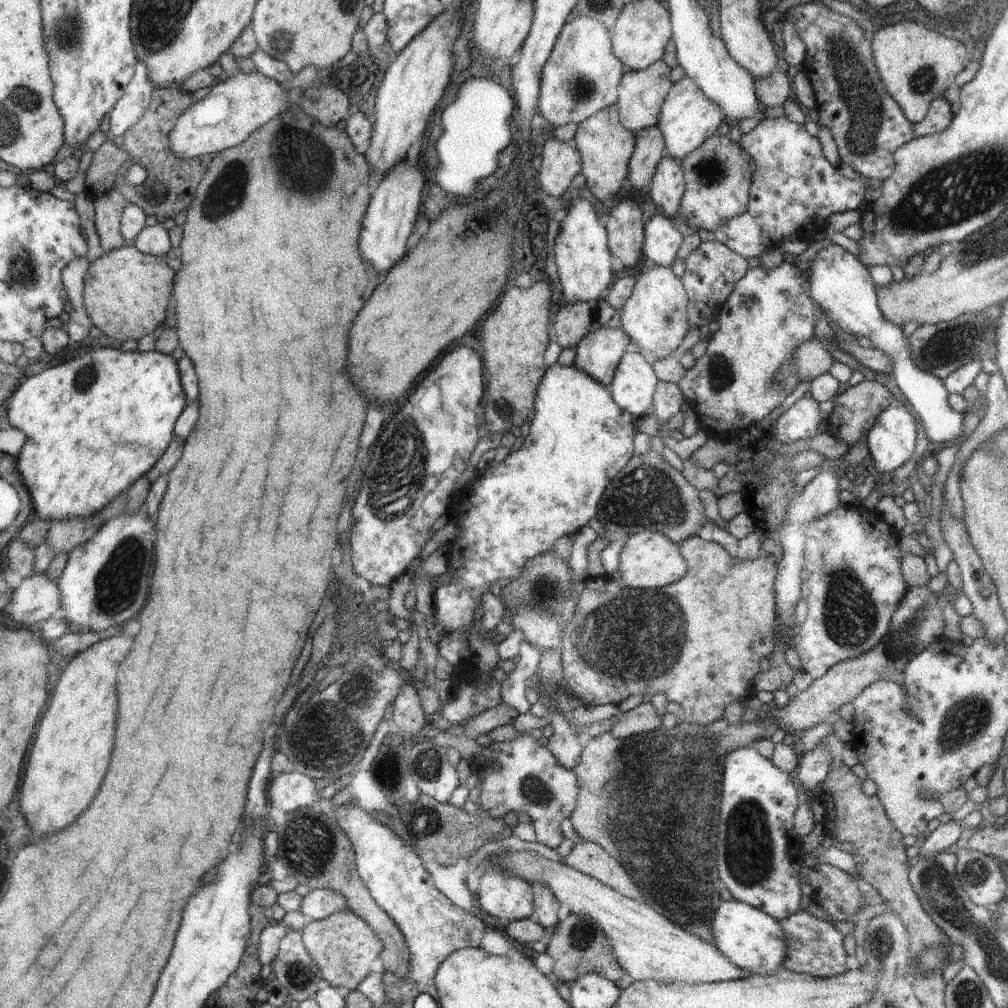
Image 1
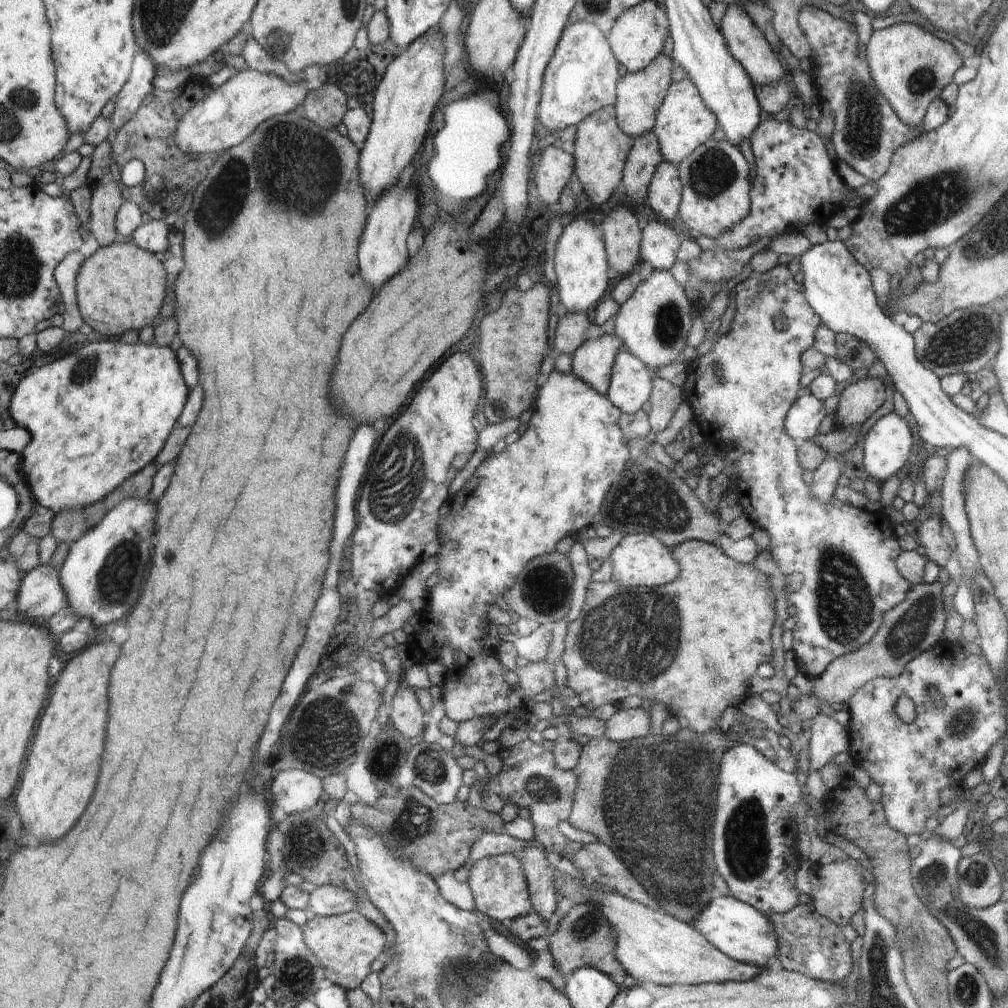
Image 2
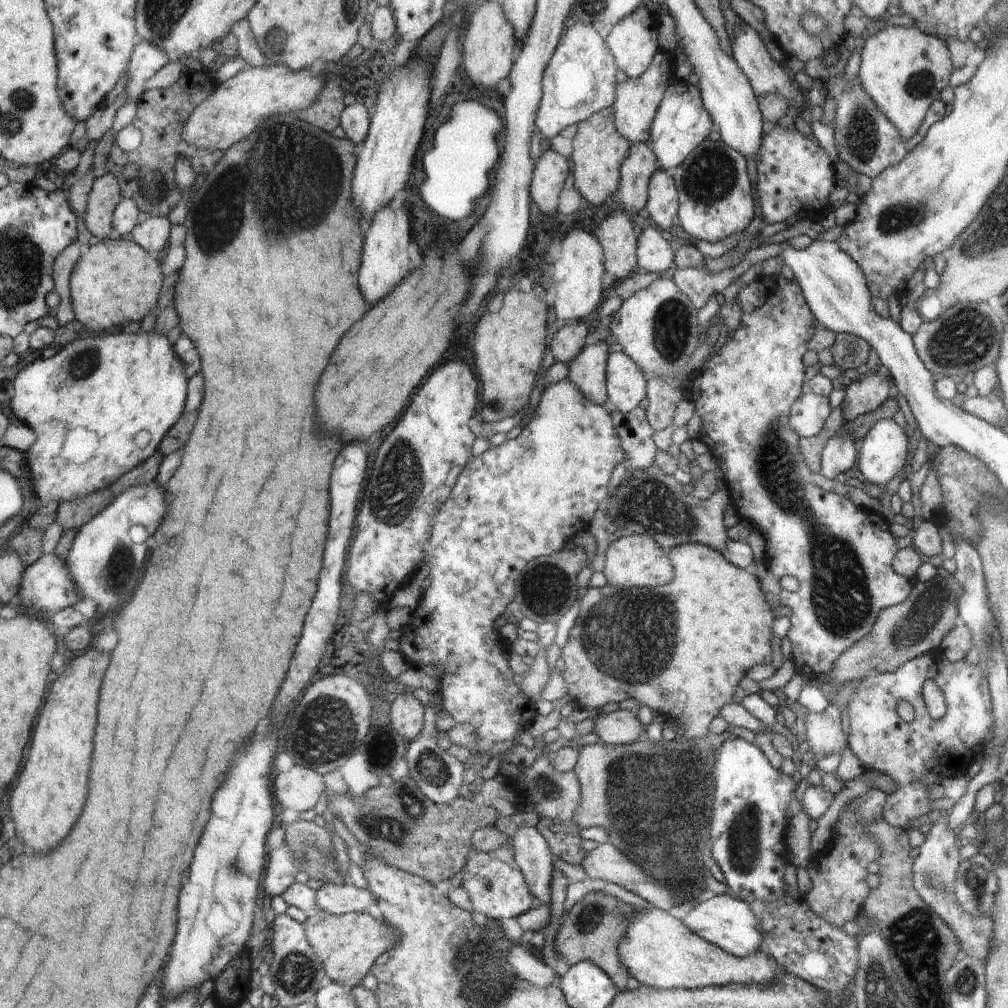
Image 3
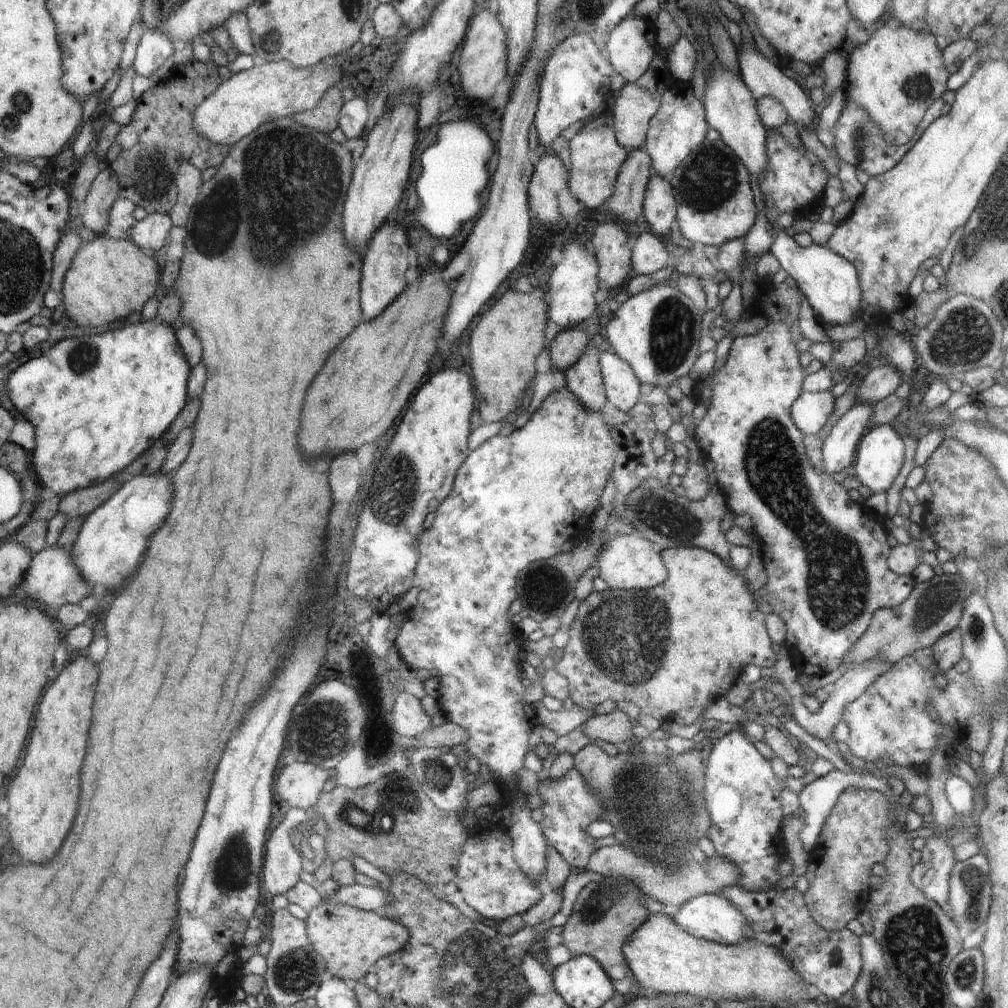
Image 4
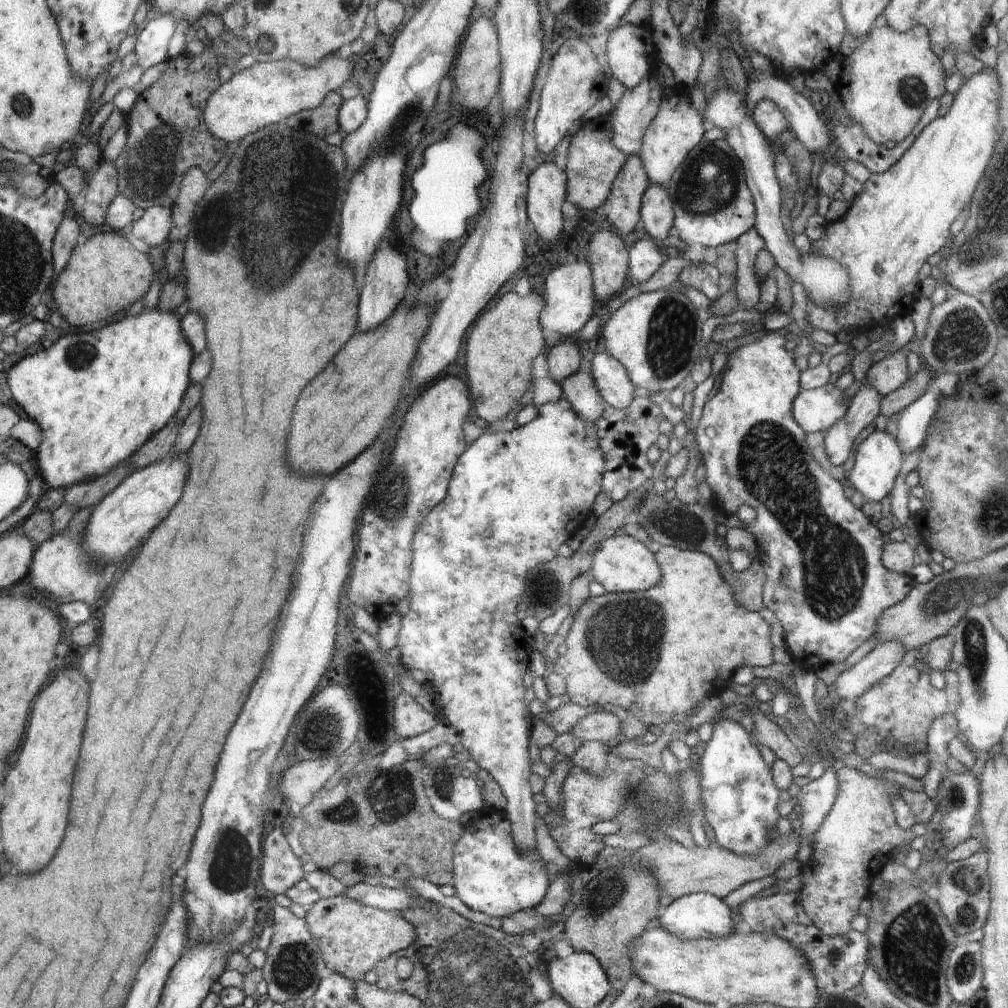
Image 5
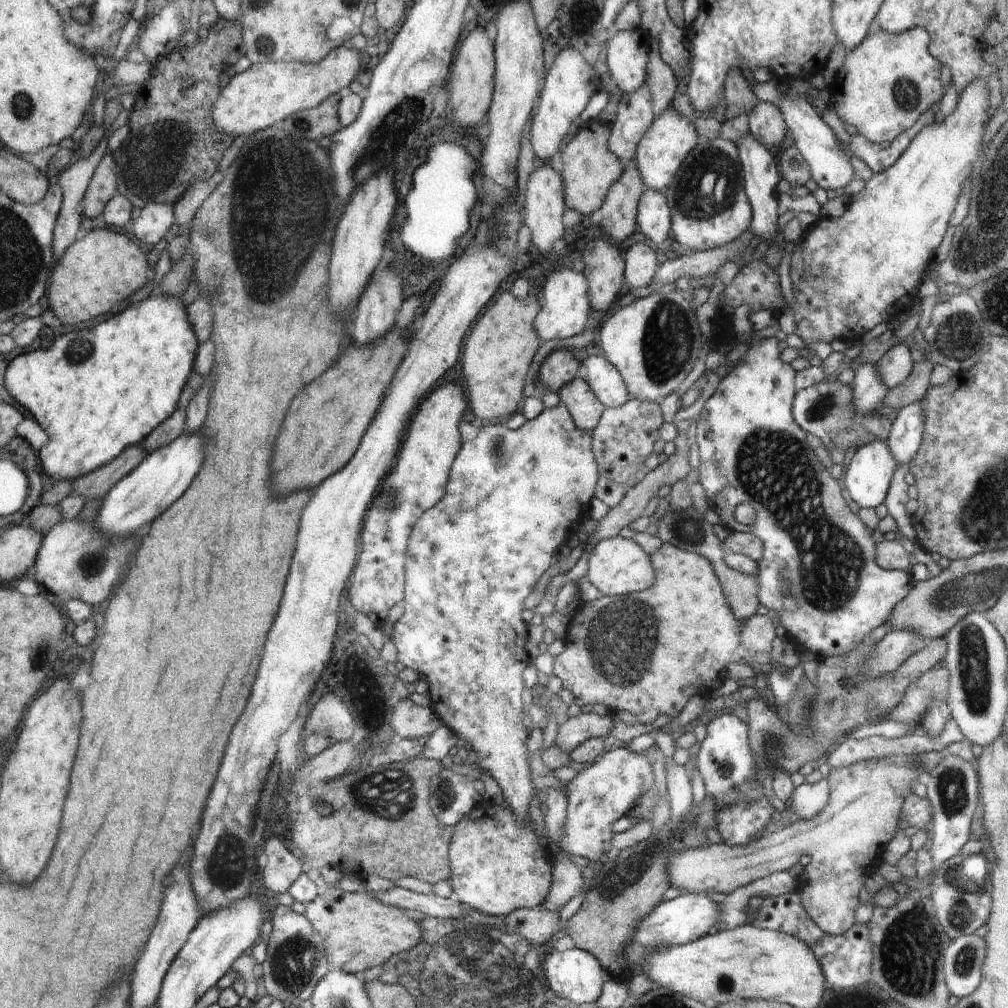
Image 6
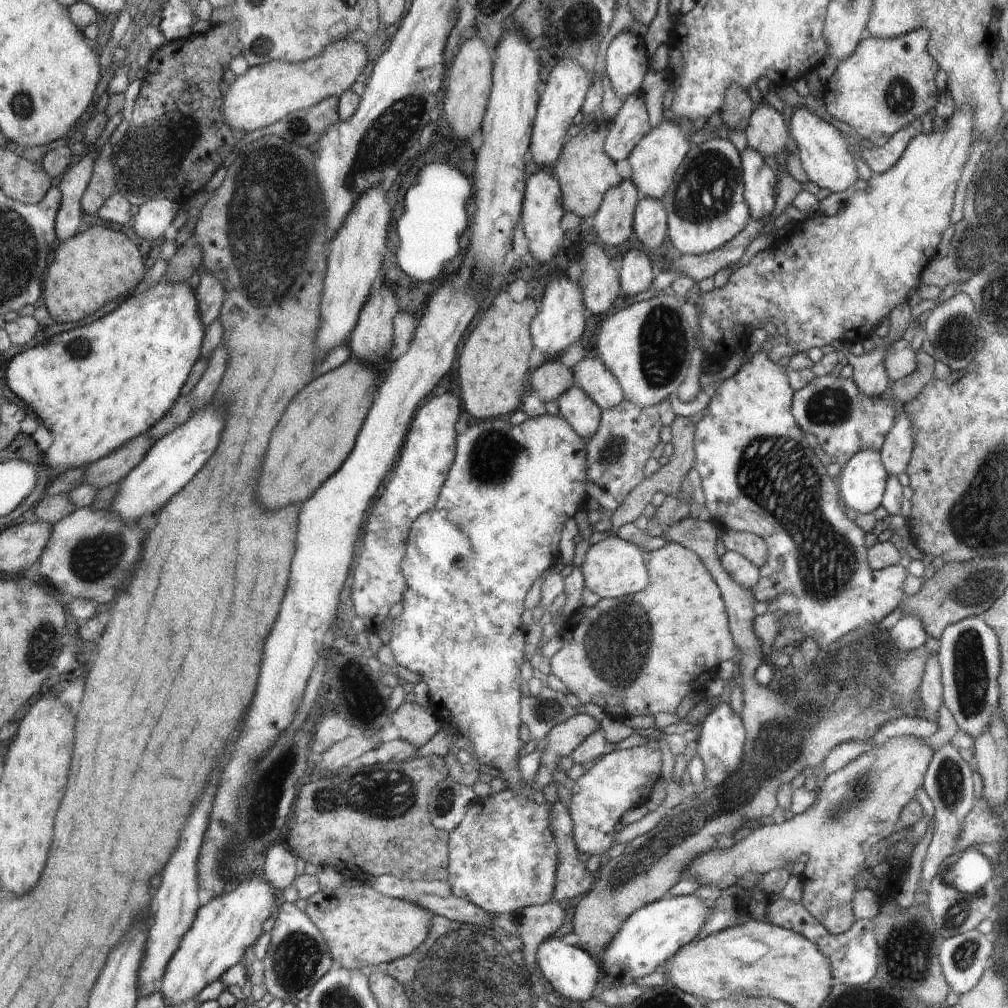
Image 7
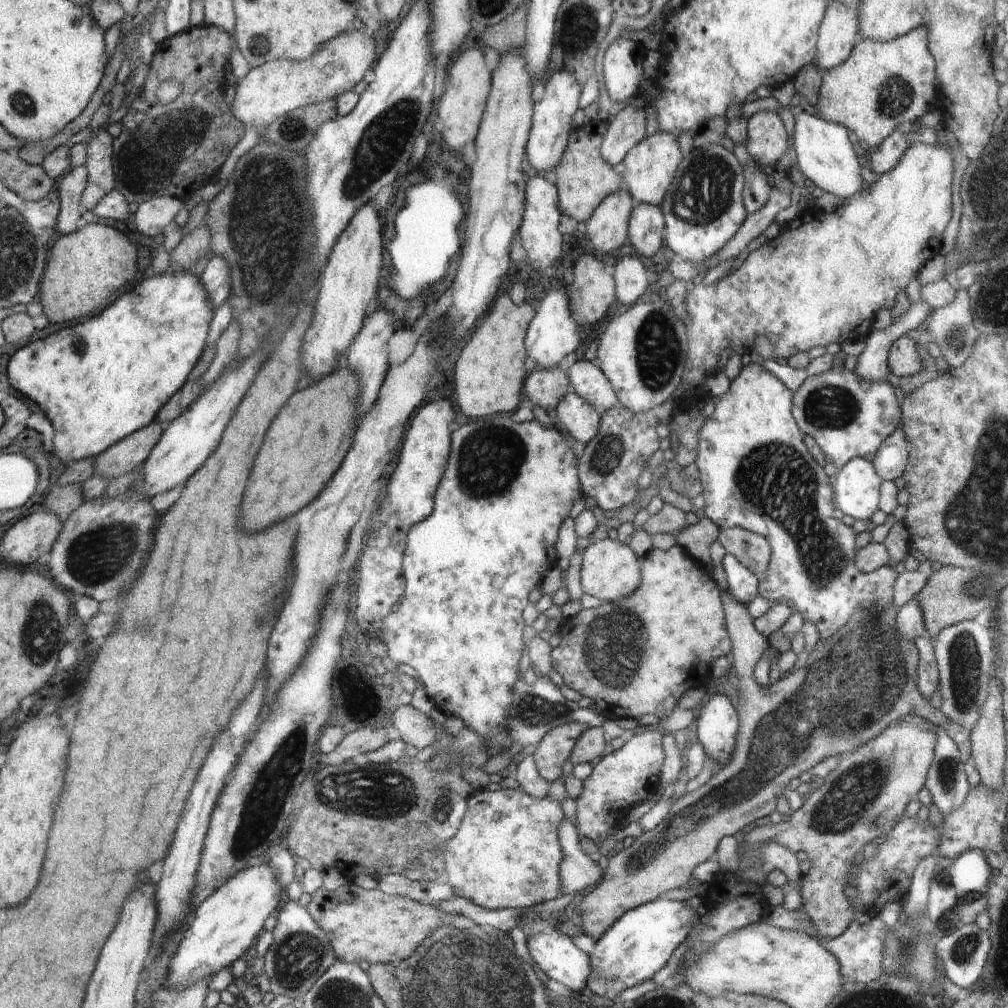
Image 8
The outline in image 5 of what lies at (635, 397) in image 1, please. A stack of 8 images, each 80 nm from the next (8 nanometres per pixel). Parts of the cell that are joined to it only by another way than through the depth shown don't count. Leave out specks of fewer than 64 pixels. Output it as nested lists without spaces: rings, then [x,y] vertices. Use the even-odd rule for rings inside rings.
[[[602,352],[596,353],[587,365],[607,404],[617,409],[627,409],[632,402],[635,383],[623,363],[610,353]]]

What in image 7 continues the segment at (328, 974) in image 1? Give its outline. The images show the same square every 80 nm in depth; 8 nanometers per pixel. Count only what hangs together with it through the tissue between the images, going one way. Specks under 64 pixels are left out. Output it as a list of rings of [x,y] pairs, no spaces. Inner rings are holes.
[[[363,884],[359,887],[349,887],[349,886],[339,886],[338,888],[332,889],[318,889],[318,892],[315,892],[312,896],[309,896],[306,899],[307,907],[305,913],[312,919],[312,922],[318,927],[318,930],[323,934],[325,941],[327,942],[328,950],[331,953],[331,959],[334,962],[338,962],[340,966],[343,966],[345,969],[351,968],[362,968],[369,964],[370,966],[384,964],[384,962],[389,963],[390,961],[395,961],[396,959],[401,959],[402,957],[407,957],[409,954],[415,952],[424,941],[427,940],[428,933],[431,928],[431,918],[434,916],[424,907],[416,903],[412,903],[408,900],[394,899],[392,897],[384,896],[379,892],[376,892],[370,886]]]

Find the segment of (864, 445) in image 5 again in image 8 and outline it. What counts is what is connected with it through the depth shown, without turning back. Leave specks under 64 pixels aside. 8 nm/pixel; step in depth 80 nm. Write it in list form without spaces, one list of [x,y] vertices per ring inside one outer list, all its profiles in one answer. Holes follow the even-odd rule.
[[[856,457],[839,469],[837,474],[833,493],[838,514],[848,514],[855,521],[870,520],[879,509],[882,482],[873,462]]]

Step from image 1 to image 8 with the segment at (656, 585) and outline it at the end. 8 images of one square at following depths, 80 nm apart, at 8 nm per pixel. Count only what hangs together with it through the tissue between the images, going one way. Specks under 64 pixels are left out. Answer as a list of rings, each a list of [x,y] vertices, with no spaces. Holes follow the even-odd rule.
[[[609,537],[593,540],[593,543],[583,551],[582,566],[580,571],[583,593],[595,596],[600,600],[614,601],[634,593],[642,584],[640,566],[636,554],[622,544],[618,539]]]

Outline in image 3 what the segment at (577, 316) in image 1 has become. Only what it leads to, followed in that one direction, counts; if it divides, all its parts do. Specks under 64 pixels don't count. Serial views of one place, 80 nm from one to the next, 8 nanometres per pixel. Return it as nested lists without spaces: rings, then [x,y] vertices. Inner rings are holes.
[[[583,322],[561,324],[551,343],[555,360],[569,364],[586,346],[587,333],[588,328]]]

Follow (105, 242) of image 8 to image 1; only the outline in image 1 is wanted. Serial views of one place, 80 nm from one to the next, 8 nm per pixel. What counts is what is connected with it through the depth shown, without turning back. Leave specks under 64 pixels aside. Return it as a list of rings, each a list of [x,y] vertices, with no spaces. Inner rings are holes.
[[[134,245],[104,253],[98,260],[89,263],[85,276],[83,303],[92,324],[103,334],[124,342],[140,340],[152,334],[166,318],[166,306],[172,292],[174,272],[158,255],[148,256]]]

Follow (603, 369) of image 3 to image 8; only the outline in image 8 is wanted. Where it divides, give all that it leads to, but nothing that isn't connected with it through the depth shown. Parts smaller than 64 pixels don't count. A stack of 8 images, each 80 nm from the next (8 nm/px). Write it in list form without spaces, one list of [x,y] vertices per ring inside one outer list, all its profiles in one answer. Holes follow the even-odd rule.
[[[574,390],[562,398],[562,402],[554,411],[558,420],[556,425],[566,430],[582,447],[599,431],[599,411]]]

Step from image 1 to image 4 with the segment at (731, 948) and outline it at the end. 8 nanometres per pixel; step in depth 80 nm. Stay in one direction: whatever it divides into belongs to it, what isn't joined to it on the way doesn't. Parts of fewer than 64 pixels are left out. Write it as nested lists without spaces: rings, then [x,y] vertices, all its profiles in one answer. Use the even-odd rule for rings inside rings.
[[[708,893],[689,899],[680,906],[672,920],[688,934],[723,945],[740,945],[746,939],[746,917],[721,894]]]

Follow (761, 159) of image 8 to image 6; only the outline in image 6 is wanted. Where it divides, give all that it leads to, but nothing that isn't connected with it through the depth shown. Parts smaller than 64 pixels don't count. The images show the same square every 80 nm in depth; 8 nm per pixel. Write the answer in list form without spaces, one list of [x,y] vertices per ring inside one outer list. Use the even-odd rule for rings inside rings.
[[[758,100],[749,114],[749,132],[770,149],[778,146],[788,131],[778,106]]]

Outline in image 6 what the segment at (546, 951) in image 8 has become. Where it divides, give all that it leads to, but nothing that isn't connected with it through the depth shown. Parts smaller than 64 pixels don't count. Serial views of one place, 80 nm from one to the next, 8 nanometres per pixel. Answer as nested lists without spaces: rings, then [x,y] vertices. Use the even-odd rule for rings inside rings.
[[[576,947],[564,951],[554,948],[545,958],[543,967],[550,988],[554,990],[555,994],[560,996],[560,998],[569,1000],[572,1005],[578,1007],[580,1004],[597,1002],[600,996],[602,996],[607,975],[599,959],[588,951],[577,949]]]

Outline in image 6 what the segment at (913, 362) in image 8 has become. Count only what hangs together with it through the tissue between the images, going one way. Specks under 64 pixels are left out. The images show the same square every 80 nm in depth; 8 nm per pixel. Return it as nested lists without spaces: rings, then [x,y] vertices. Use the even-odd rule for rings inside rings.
[[[896,344],[890,347],[875,363],[877,375],[891,389],[902,384],[912,372],[913,362],[911,352],[906,344]]]

